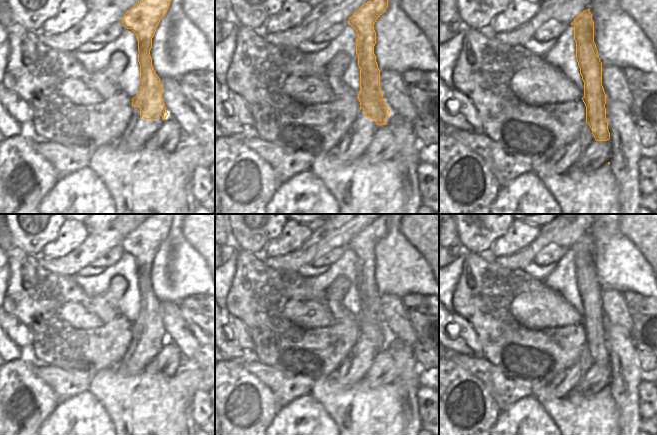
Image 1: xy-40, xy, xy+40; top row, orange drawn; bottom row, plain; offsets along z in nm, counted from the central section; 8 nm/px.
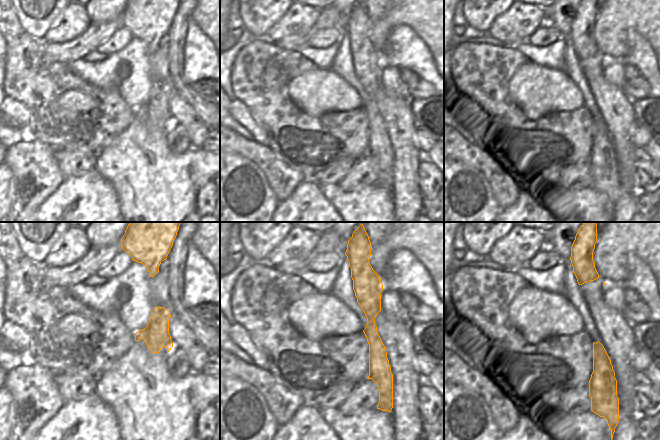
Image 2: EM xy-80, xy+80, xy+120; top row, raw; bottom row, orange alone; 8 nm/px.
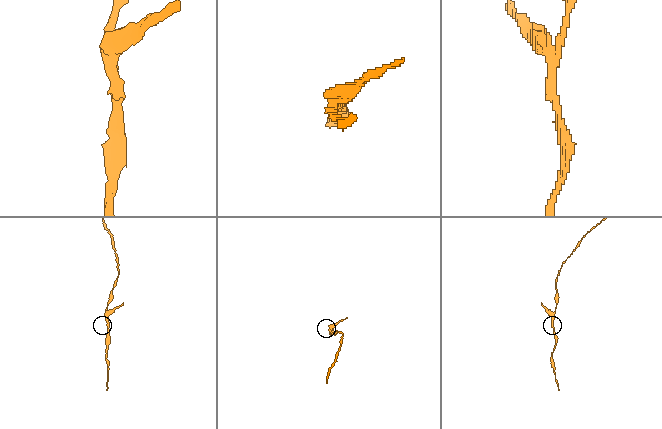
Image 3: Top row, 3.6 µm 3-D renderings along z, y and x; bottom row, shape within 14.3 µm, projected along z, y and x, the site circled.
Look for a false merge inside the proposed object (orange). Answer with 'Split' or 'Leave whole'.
Split.

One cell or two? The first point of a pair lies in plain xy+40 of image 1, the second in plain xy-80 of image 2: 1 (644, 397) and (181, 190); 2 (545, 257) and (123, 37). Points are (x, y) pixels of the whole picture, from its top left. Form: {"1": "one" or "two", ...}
{"1": "two", "2": "one"}

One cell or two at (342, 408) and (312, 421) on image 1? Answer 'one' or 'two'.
two

